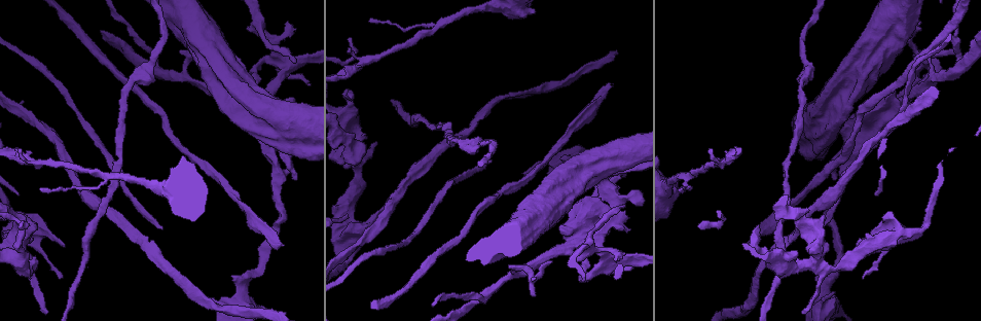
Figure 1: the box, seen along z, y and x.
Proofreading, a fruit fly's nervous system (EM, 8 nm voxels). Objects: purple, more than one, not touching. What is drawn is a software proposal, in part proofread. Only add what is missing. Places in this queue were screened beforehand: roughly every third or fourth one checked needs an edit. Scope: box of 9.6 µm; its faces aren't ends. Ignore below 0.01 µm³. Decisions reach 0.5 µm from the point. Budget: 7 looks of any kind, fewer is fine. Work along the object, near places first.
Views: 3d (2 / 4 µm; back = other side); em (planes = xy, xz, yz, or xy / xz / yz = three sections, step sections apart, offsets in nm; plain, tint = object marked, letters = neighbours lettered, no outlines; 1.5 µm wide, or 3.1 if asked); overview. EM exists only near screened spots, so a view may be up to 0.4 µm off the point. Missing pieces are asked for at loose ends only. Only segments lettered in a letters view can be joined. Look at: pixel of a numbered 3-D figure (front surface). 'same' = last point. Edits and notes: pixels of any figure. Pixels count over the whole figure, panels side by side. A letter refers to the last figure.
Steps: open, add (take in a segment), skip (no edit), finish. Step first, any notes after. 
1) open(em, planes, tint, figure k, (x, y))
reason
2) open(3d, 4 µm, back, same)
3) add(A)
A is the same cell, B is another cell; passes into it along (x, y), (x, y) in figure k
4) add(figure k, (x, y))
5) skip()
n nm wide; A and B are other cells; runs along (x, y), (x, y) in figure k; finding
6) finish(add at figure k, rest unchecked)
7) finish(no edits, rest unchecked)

open(3d, 4 µm, figure 1, (611, 86))

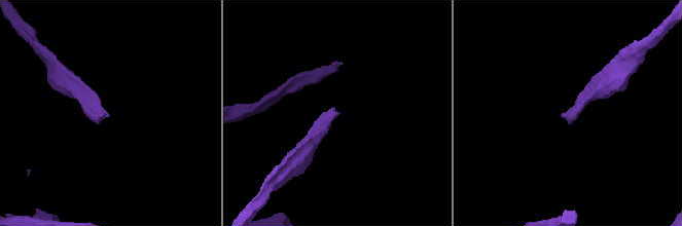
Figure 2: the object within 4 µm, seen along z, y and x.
open(em, yz, step 8, letters, figure 2, (104, 111))

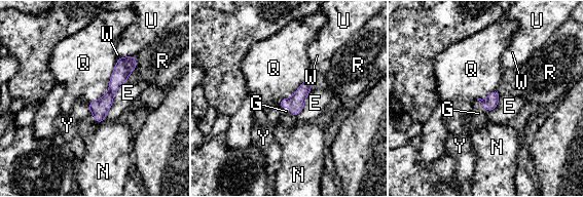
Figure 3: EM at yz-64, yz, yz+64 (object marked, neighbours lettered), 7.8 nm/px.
open(em, planes, letters, same)

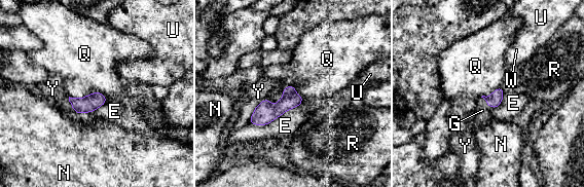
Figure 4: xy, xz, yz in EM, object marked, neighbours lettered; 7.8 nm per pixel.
add(G)
E touches over 440 nm; G is the same cell, E, N, Q, R, U, W and Y are other cells; passes into it along (495, 100), (486, 103), (482, 110) in figure 4; it goes on there

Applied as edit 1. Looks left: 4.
open(3d, 2 µm, figure 1, (490, 160))
free end

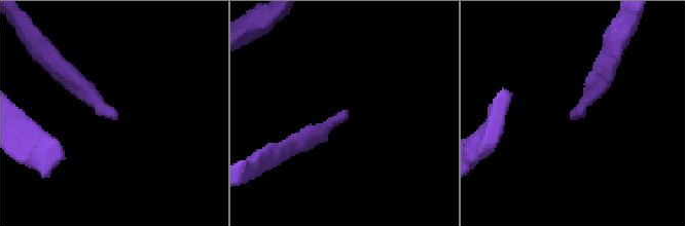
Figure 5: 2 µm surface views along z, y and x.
open(em, planes, tint, figure 5, (348, 113))
shape alone is not enough

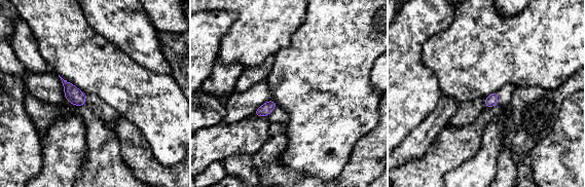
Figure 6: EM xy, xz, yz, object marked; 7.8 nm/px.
open(em, planes, letters, same)

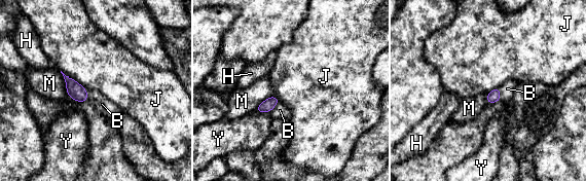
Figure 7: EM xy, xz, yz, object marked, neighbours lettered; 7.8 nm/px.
add(B)
J touches over 240 nm; B is the same cell, H, J, M and Y are other cells; passes into it along (76, 92), (86, 95), (102, 104) in figure 7; the neuron continues

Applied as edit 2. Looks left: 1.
finish(add at figure 4, add at figure 7, rest unchecked)

